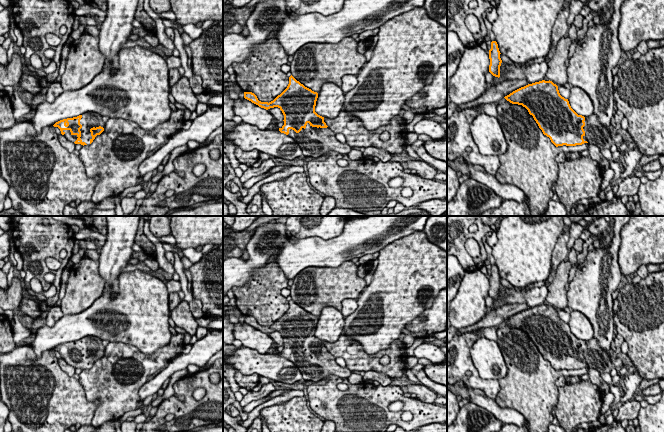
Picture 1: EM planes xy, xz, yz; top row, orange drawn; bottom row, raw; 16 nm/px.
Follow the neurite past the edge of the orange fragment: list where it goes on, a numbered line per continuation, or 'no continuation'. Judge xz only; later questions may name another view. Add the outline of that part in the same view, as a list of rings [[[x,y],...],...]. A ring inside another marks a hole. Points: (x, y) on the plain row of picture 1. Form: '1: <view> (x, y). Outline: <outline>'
1: xz (314, 366). Outline: [[[307,347],[306,352],[302,352],[299,357],[289,353],[288,360],[291,360],[299,368],[303,381],[318,382],[330,375],[349,378],[353,373],[353,371],[347,367],[343,368],[338,365],[336,358],[328,351],[312,351],[309,347]]]

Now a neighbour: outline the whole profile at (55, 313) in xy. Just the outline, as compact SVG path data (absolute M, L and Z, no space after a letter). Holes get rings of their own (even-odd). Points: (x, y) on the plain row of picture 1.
M52 306L47 312L46 325L52 327L64 316L60 306Z

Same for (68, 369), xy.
M58 359L60 368L70 377L74 376L76 368L69 365L64 359Z

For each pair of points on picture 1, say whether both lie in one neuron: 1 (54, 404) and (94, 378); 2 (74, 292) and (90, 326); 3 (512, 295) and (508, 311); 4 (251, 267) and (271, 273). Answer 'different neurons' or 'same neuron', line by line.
1: different neurons
2: different neurons
3: different neurons
4: different neurons

